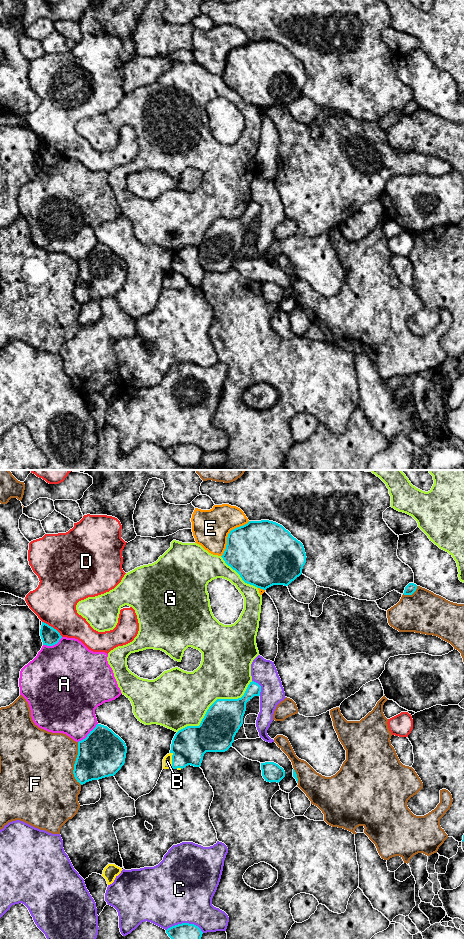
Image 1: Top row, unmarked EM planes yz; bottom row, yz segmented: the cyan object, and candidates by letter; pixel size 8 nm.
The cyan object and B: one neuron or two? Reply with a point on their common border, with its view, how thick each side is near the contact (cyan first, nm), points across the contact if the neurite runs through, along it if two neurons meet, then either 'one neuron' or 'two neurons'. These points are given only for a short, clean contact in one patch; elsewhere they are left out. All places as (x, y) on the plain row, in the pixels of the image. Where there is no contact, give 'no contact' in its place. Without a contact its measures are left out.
yz (172, 280) | 280/80 nm | one neuron

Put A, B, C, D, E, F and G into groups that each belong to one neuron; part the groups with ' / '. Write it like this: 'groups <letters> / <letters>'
groups A / B / C / D / E / F / G

